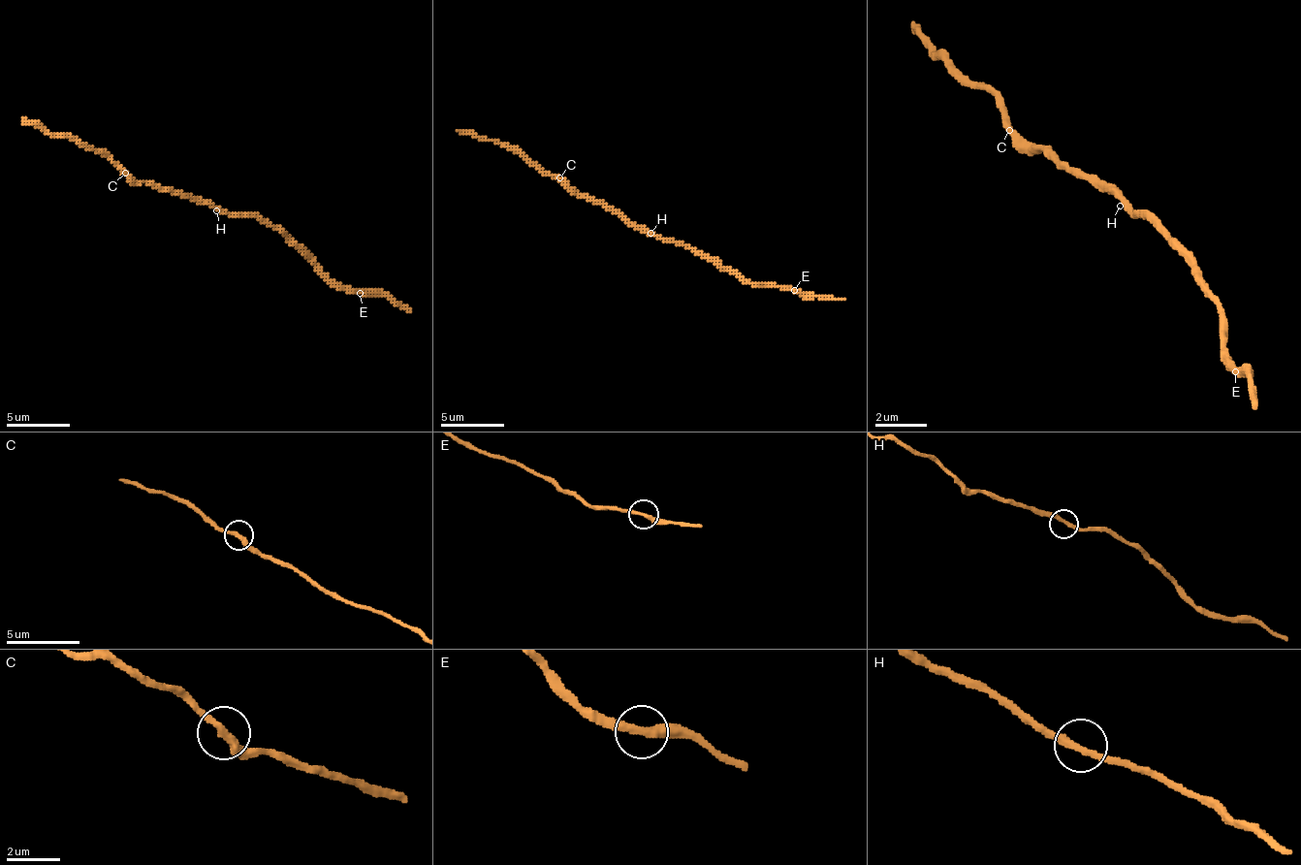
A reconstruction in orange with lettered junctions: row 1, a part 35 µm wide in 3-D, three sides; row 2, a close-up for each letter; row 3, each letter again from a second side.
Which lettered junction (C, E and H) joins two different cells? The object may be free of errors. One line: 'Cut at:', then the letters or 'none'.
Cut at: none

